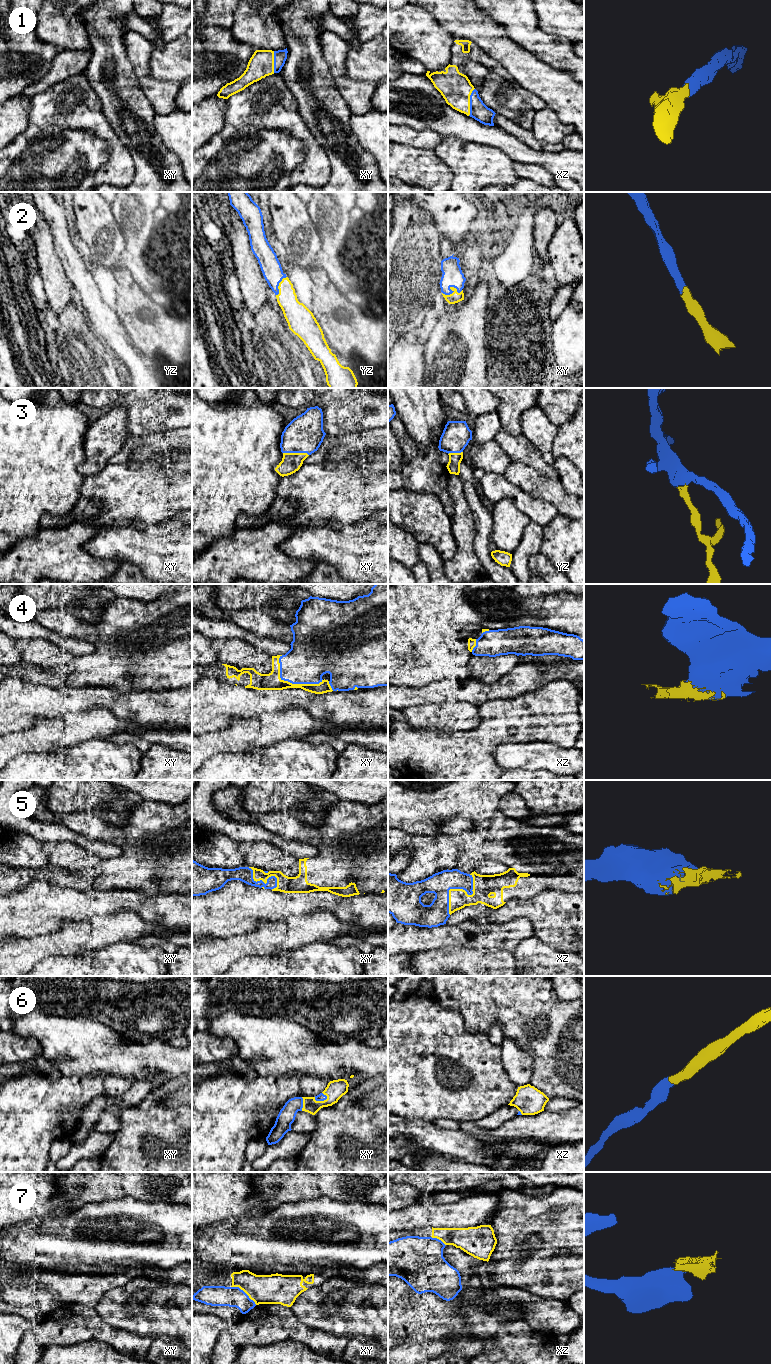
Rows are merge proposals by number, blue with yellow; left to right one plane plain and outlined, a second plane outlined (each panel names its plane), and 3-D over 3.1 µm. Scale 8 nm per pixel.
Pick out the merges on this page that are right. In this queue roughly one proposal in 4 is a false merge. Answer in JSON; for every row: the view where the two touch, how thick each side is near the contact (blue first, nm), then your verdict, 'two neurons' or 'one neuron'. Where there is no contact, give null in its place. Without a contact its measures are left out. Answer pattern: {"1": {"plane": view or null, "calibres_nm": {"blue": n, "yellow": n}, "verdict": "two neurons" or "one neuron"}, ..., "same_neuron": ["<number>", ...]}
{"1": {"plane": "xz", "calibres_nm": {"blue": 150, "yellow": 260}, "verdict": "one neuron"}, "2": {"plane": "xy", "calibres_nm": {"blue": 170, "yellow": 90}, "verdict": "one neuron"}, "3": {"plane": "xy", "calibres_nm": {"blue": 300, "yellow": 160}, "verdict": "one neuron"}, "4": {"plane": "xy", "calibres_nm": {"blue": 340, "yellow": 140}, "verdict": "one neuron"}, "5": {"plane": "xz", "calibres_nm": {"blue": 180, "yellow": 180}, "verdict": "one neuron"}, "6": {"plane": "xy", "calibres_nm": {"blue": 60, "yellow": 150}, "verdict": "one neuron"}, "7": {"plane": "xy", "calibres_nm": {"blue": 160, "yellow": 240}, "verdict": "two neurons"}, "same_neuron": ["1", "2", "3", "4", "5", "6"]}

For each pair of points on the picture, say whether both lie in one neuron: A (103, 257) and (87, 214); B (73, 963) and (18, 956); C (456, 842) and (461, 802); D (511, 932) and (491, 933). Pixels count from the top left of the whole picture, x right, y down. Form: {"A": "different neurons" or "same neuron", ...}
{"A": "same neuron", "B": "different neurons", "C": "different neurons", "D": "same neuron"}

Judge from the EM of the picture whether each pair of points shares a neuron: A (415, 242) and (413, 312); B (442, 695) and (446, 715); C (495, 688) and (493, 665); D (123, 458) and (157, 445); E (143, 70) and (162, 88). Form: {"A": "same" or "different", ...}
{"A": "same", "B": "different", "C": "different", "D": "same", "E": "same"}

